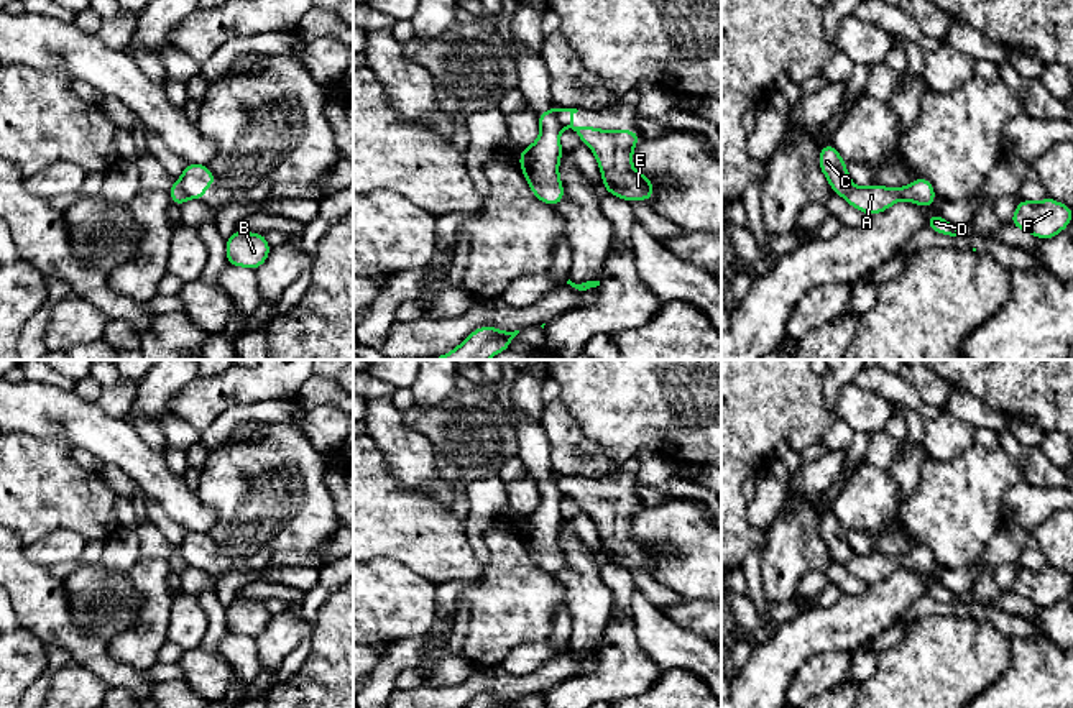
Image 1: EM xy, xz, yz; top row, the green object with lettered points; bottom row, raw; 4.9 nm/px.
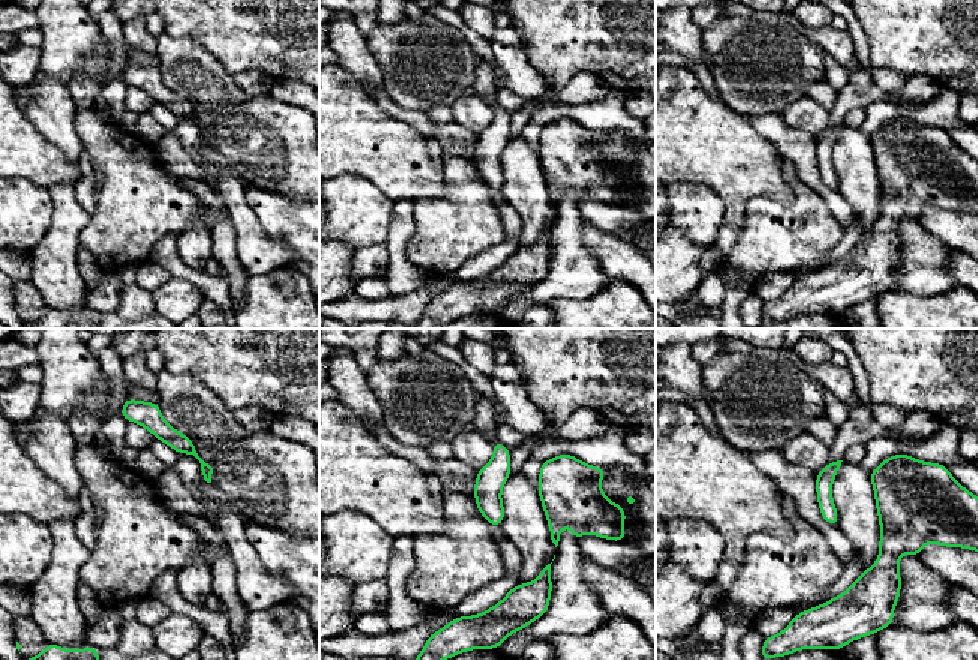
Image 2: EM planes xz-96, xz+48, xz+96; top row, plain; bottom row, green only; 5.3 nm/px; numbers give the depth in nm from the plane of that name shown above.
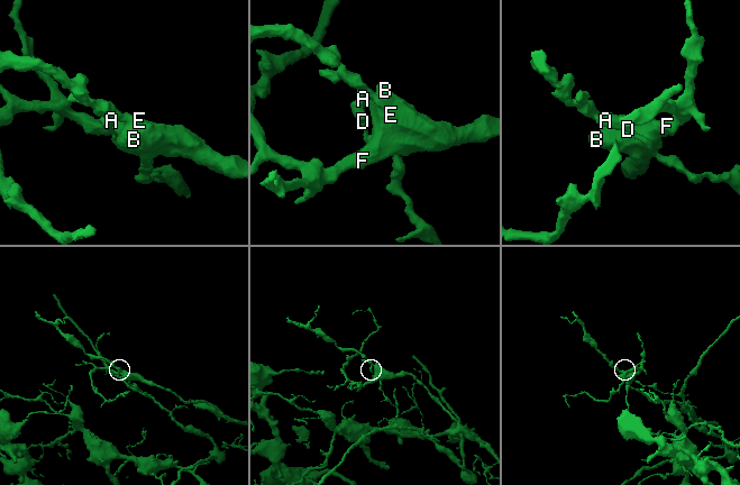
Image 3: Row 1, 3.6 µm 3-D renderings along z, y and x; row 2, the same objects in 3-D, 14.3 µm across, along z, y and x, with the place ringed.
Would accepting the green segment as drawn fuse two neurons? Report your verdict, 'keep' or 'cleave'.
cleave

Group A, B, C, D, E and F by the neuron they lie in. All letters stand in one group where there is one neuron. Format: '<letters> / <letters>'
A D / B C E F

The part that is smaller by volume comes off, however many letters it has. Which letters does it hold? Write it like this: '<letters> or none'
A, D

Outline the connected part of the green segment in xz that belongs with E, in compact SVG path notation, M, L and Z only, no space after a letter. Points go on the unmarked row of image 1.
M550 475L550 480L564 496L572 496L580 509L593 519L603 544L603 557L615 565L633 570L634 567L652 568L654 552L646 542L633 536L633 517L639 509L634 498L598 498L587 493L572 493L577 476Z

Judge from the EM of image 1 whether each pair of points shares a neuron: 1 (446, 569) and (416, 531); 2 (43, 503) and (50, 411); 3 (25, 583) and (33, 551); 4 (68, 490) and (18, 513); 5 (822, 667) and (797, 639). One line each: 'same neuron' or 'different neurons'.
1: same neuron
2: different neurons
3: different neurons
4: same neuron
5: different neurons

